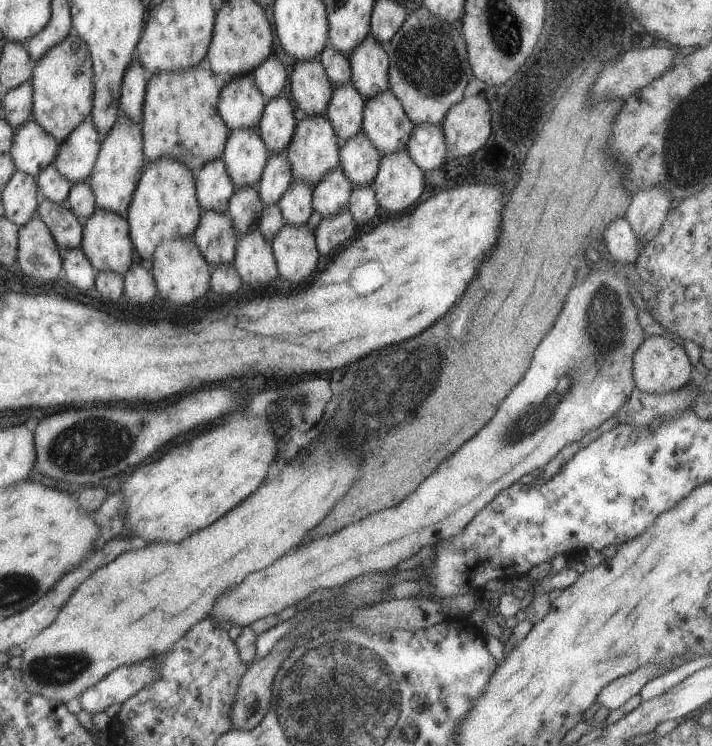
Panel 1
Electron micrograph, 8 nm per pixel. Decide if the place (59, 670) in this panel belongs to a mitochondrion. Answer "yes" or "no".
yes

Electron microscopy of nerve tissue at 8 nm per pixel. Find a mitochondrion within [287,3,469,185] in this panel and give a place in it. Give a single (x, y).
(433, 75)

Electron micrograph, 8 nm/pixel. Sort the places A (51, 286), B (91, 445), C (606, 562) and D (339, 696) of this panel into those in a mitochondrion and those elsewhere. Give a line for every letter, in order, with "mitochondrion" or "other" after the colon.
A: other
B: mitochondrion
C: other
D: mitochondrion

